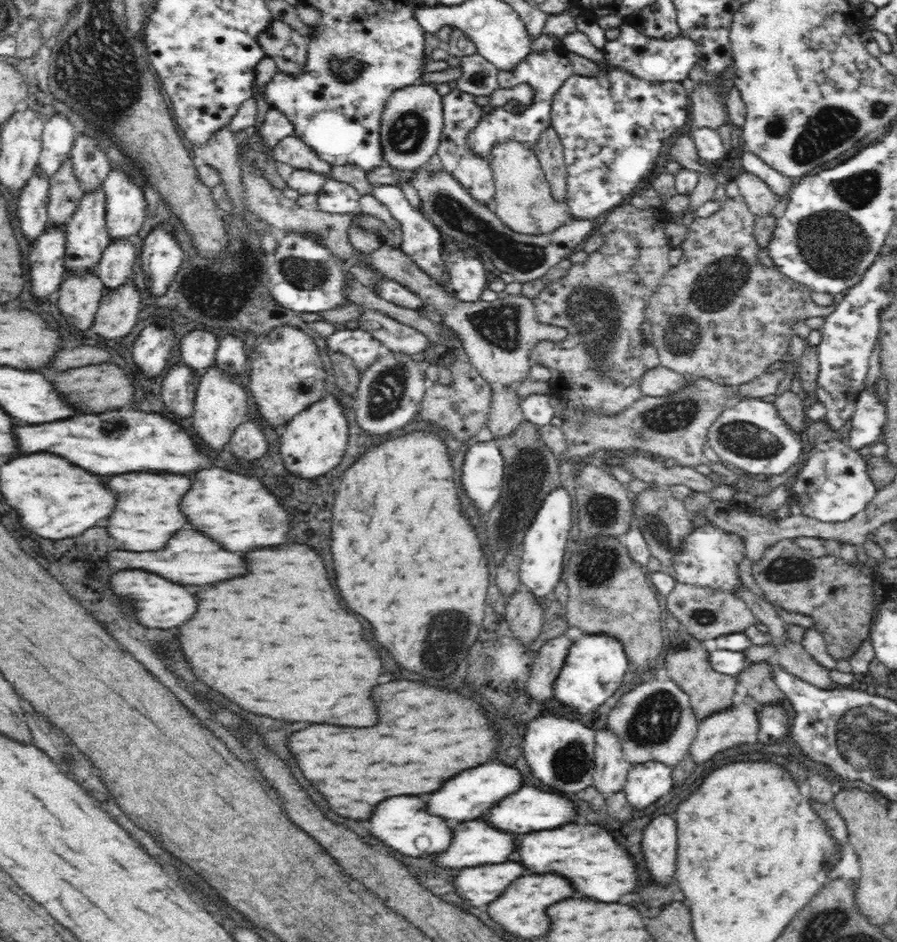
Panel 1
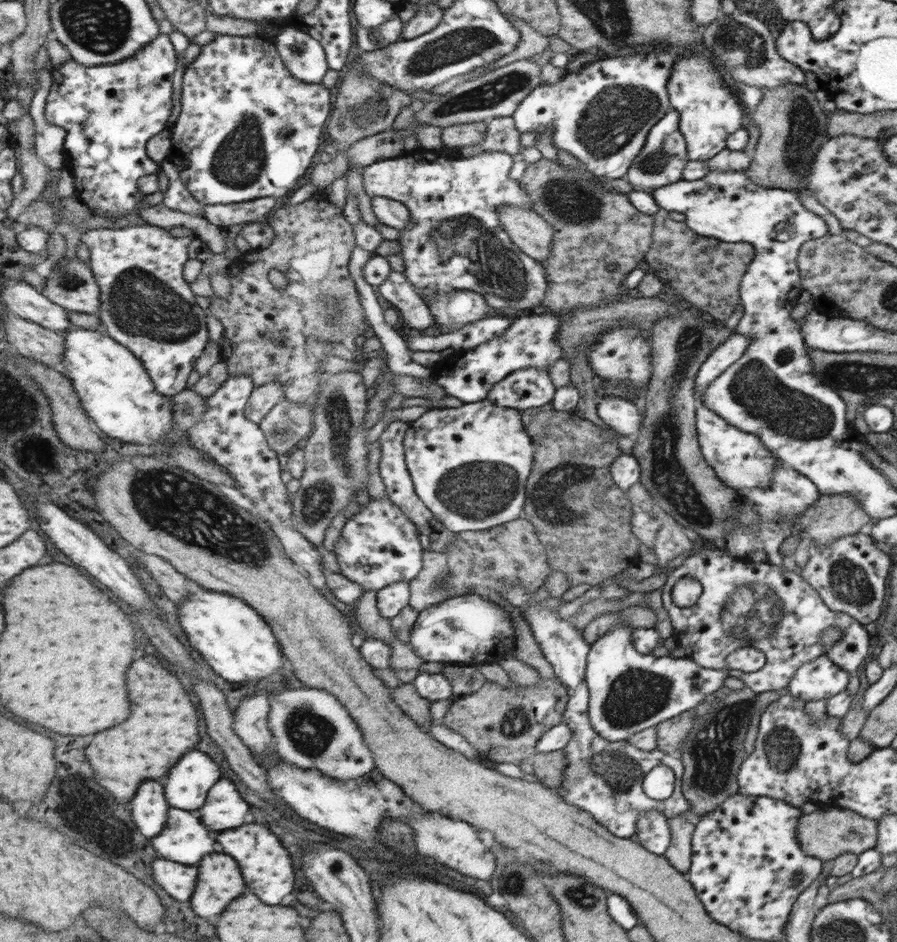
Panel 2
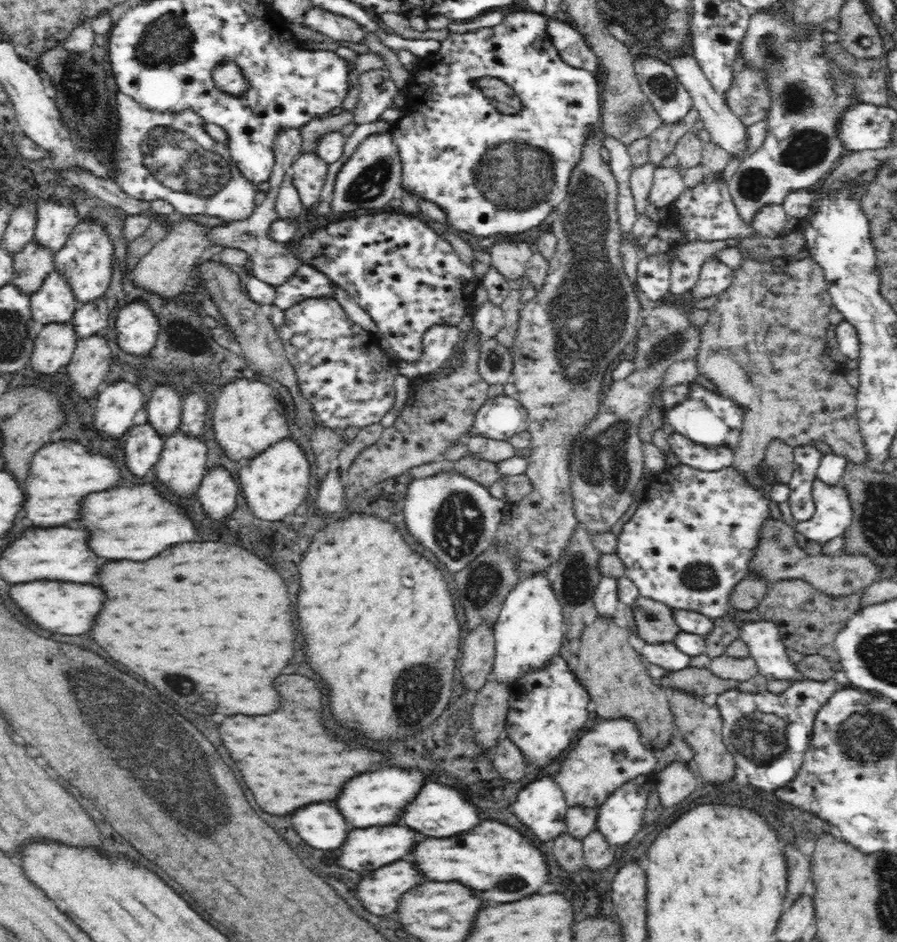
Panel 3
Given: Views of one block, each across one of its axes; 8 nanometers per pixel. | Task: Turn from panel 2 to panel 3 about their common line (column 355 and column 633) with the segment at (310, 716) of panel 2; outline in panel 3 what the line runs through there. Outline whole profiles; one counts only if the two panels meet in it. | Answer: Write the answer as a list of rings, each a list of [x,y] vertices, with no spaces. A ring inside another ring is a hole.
[[[620,716],[602,719],[592,726],[576,742],[574,750],[562,762],[560,772],[556,774],[556,783],[564,791],[564,799],[569,807],[599,807],[607,798],[628,780],[644,774],[654,774],[658,767],[655,751],[640,740],[638,723]]]

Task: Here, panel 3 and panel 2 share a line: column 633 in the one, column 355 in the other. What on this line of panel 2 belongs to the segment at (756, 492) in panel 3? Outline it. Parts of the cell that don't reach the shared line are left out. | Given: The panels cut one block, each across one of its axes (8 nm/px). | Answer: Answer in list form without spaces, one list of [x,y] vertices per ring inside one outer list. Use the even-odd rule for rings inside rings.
[[[390,498],[368,500],[367,507],[360,508],[360,512],[348,520],[344,528],[344,538],[338,542],[338,548],[334,553],[338,554],[340,565],[342,565],[342,570],[339,572],[350,577],[354,583],[362,585],[365,592],[374,590],[378,593],[390,587],[392,583],[410,582],[423,570],[423,544],[419,540],[419,530],[411,518],[406,516]]]

